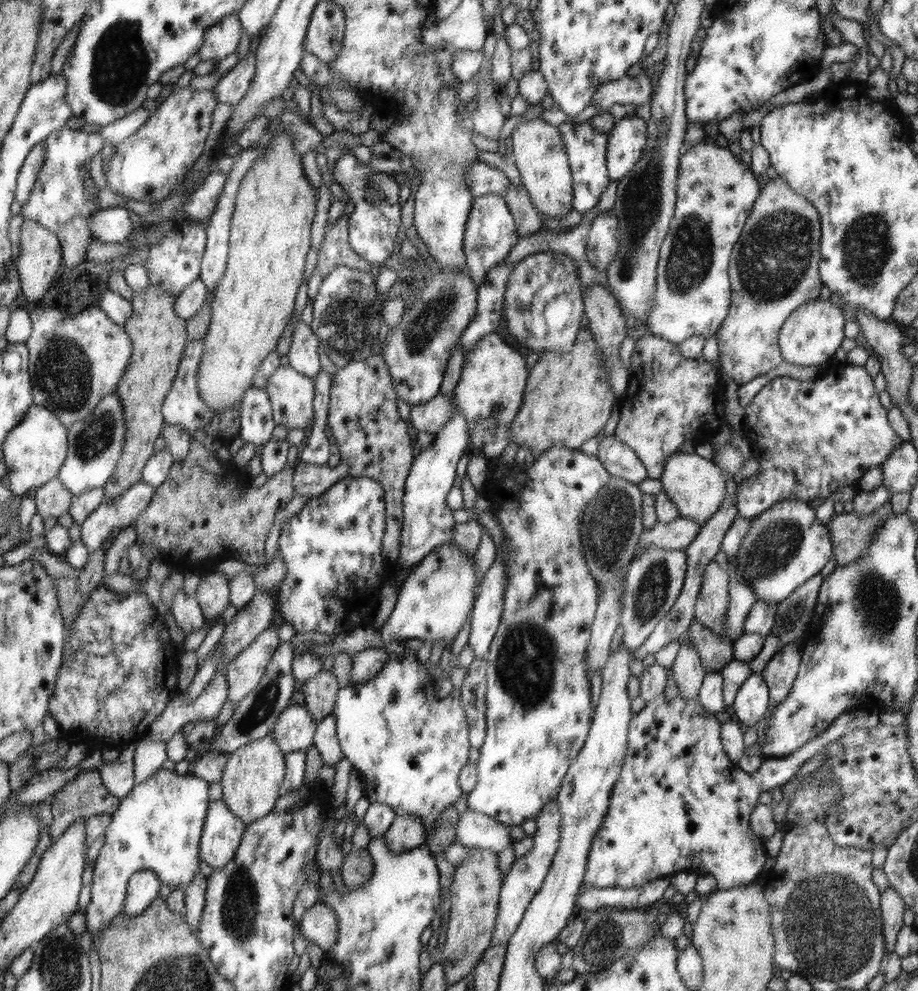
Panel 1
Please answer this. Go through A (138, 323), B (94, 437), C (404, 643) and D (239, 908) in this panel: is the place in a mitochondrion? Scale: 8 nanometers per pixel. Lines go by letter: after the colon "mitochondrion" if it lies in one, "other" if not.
A: other
B: mitochondrion
C: other
D: mitochondrion

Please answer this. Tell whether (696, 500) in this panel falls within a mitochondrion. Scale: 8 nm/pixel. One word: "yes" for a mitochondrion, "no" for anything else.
no

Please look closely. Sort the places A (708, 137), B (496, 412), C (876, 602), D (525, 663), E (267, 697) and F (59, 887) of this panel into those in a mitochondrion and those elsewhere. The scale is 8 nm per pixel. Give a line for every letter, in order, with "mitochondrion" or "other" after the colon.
A: other
B: mitochondrion
C: mitochondrion
D: mitochondrion
E: mitochondrion
F: other

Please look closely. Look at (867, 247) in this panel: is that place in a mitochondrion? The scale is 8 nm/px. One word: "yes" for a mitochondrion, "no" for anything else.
yes

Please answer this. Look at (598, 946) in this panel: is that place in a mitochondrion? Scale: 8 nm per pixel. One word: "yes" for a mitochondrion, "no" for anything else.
yes

